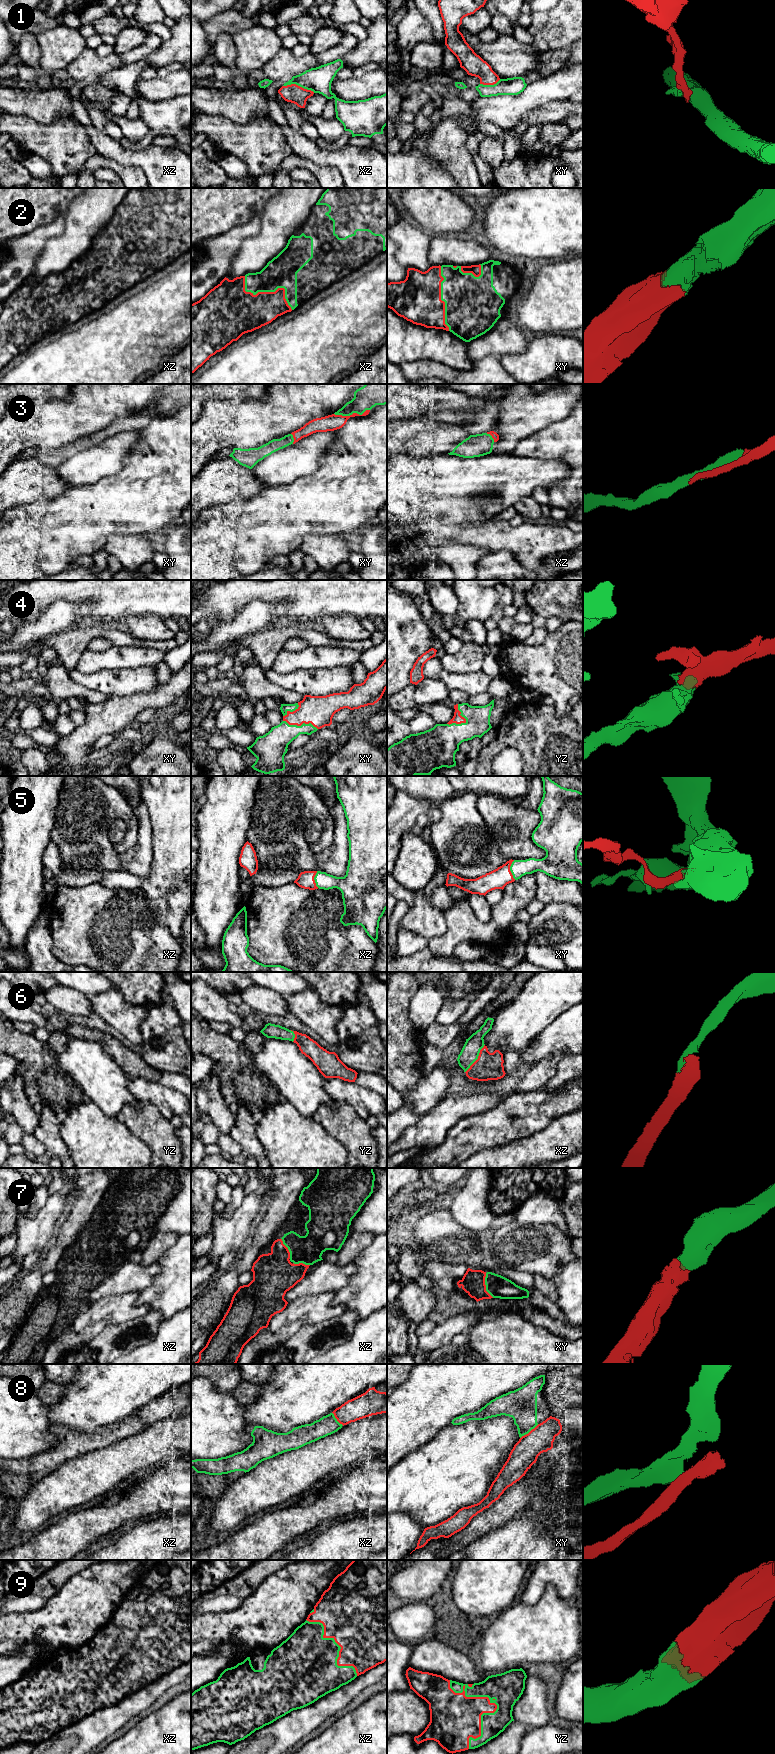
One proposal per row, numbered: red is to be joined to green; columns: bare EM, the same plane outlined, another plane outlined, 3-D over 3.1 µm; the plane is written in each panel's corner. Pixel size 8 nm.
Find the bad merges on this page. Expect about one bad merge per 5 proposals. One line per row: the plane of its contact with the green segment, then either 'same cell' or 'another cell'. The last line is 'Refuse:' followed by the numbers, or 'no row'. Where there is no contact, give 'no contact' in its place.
1: contact in xz; another cell
2: contact in xz; same cell
3: contact in xy; same cell
4: contact in yz; same cell
5: contact in xy; same cell
6: contact in xz; same cell
7: contact in xy; same cell
8: contact in xy; another cell
9: contact in yz; same cell
Refuse: 1, 8

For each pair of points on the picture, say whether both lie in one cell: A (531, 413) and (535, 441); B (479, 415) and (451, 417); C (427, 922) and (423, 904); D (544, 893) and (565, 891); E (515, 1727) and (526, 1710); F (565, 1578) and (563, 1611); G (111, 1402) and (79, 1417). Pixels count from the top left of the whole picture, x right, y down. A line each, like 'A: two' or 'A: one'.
A: two
B: one
C: one
D: one
E: two
F: two
G: one

